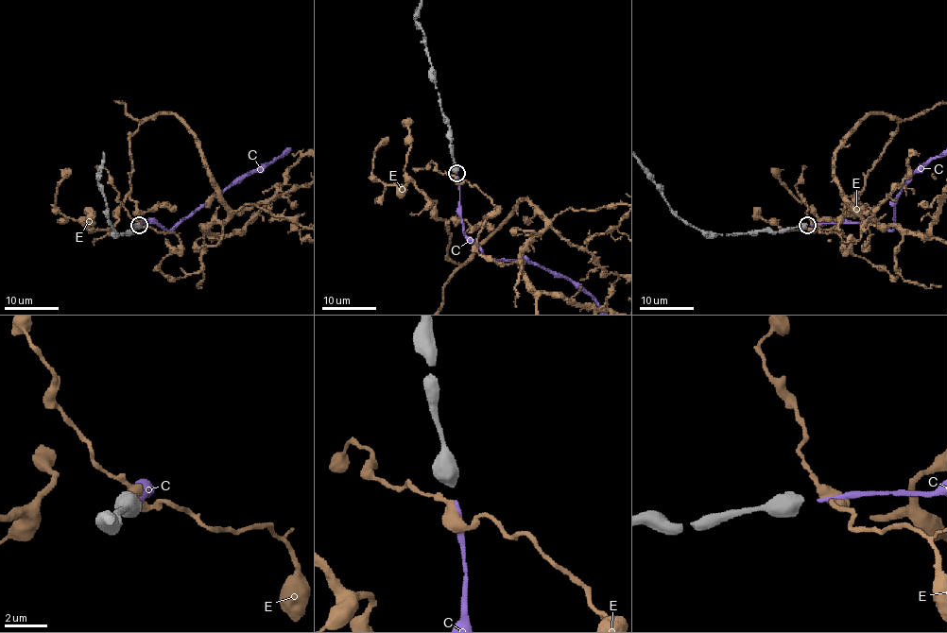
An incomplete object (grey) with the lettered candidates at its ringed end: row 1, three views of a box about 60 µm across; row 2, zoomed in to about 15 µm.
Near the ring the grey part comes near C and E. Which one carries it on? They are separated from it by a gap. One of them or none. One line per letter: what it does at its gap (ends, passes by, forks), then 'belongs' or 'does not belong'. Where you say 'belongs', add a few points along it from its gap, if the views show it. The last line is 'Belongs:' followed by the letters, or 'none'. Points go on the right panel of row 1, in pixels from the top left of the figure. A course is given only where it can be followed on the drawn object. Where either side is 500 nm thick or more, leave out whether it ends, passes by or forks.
C: belongs
E: does not belong
Belongs: C

